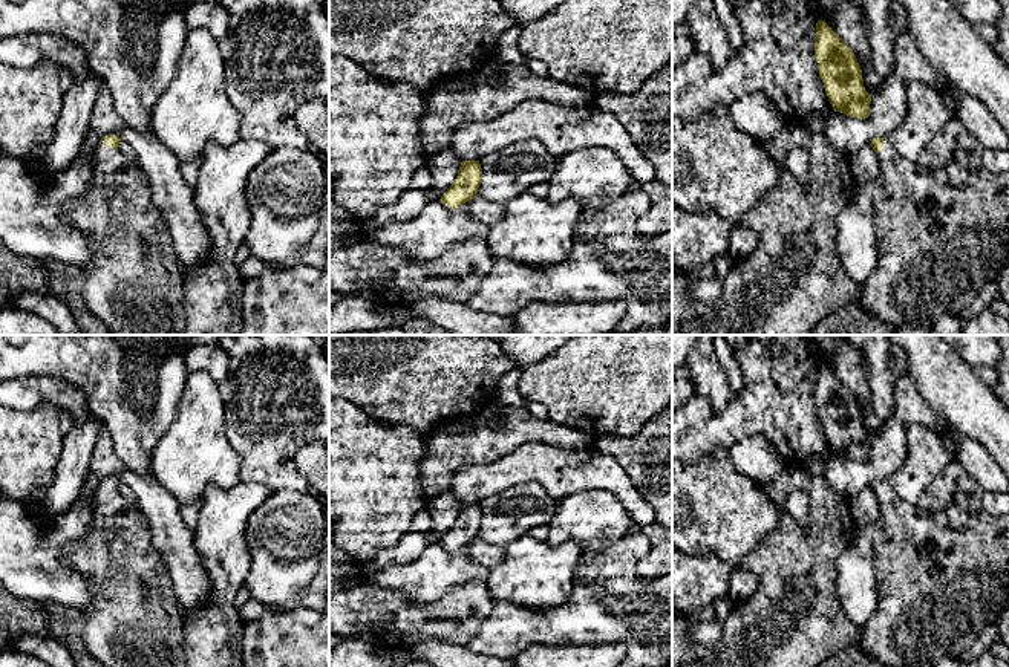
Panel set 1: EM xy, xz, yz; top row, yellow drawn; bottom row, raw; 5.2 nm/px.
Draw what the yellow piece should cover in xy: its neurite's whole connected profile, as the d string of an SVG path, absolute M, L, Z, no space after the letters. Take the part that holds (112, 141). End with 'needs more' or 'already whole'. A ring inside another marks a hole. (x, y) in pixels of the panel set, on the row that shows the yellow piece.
M101 138L95 151L93 185L84 199L72 200L64 217L87 234L93 260L81 271L81 295L110 335L182 335L182 263L161 211L152 202L152 187L138 164L119 148L121 138Z; needs more

